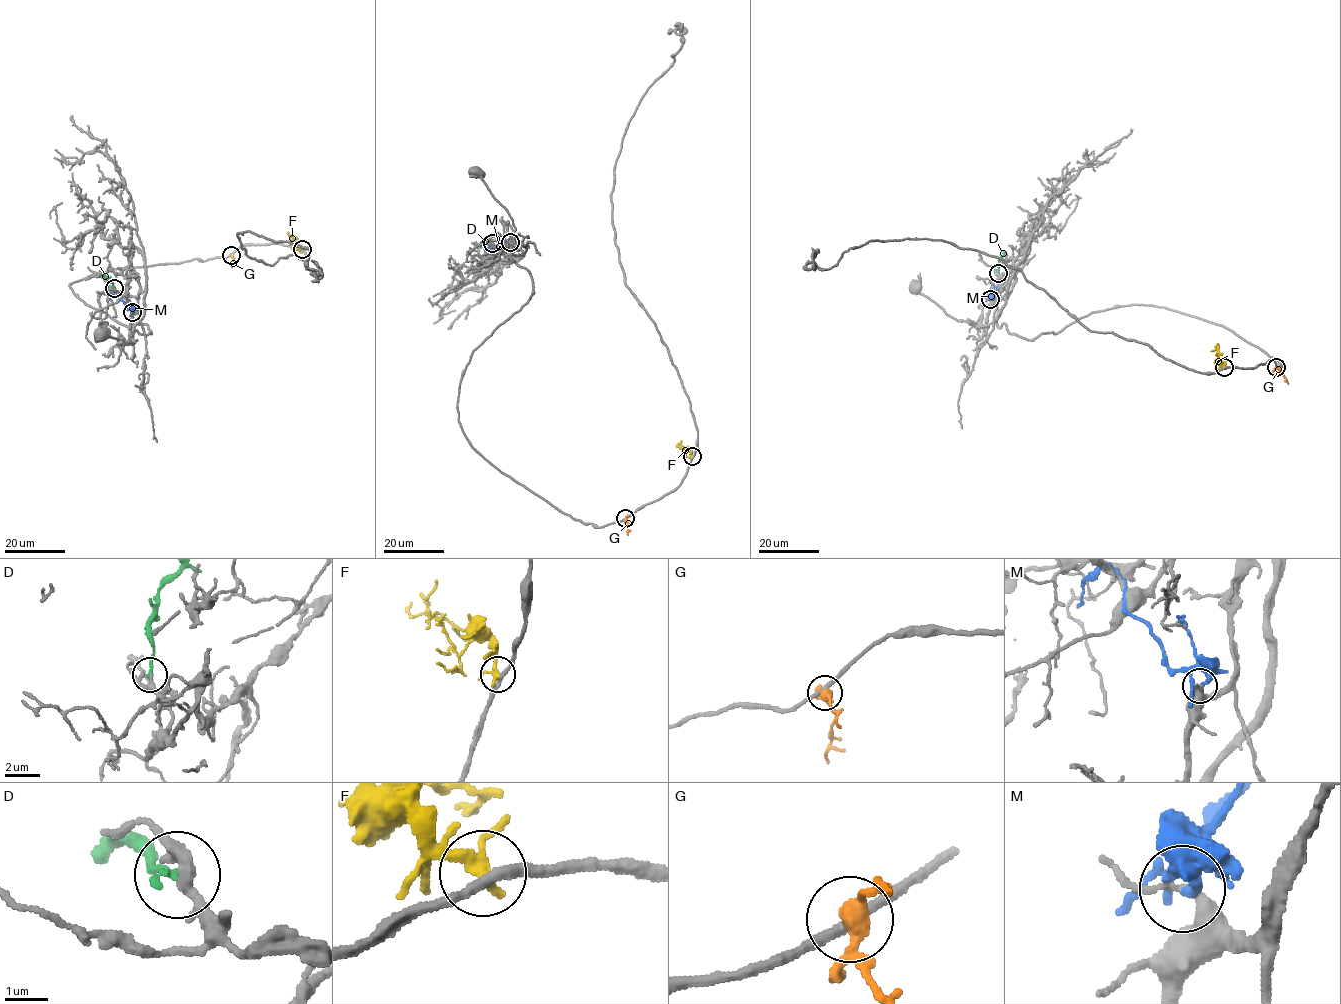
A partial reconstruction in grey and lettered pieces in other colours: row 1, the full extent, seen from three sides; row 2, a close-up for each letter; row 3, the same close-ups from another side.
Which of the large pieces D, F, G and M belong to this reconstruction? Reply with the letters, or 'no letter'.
D

